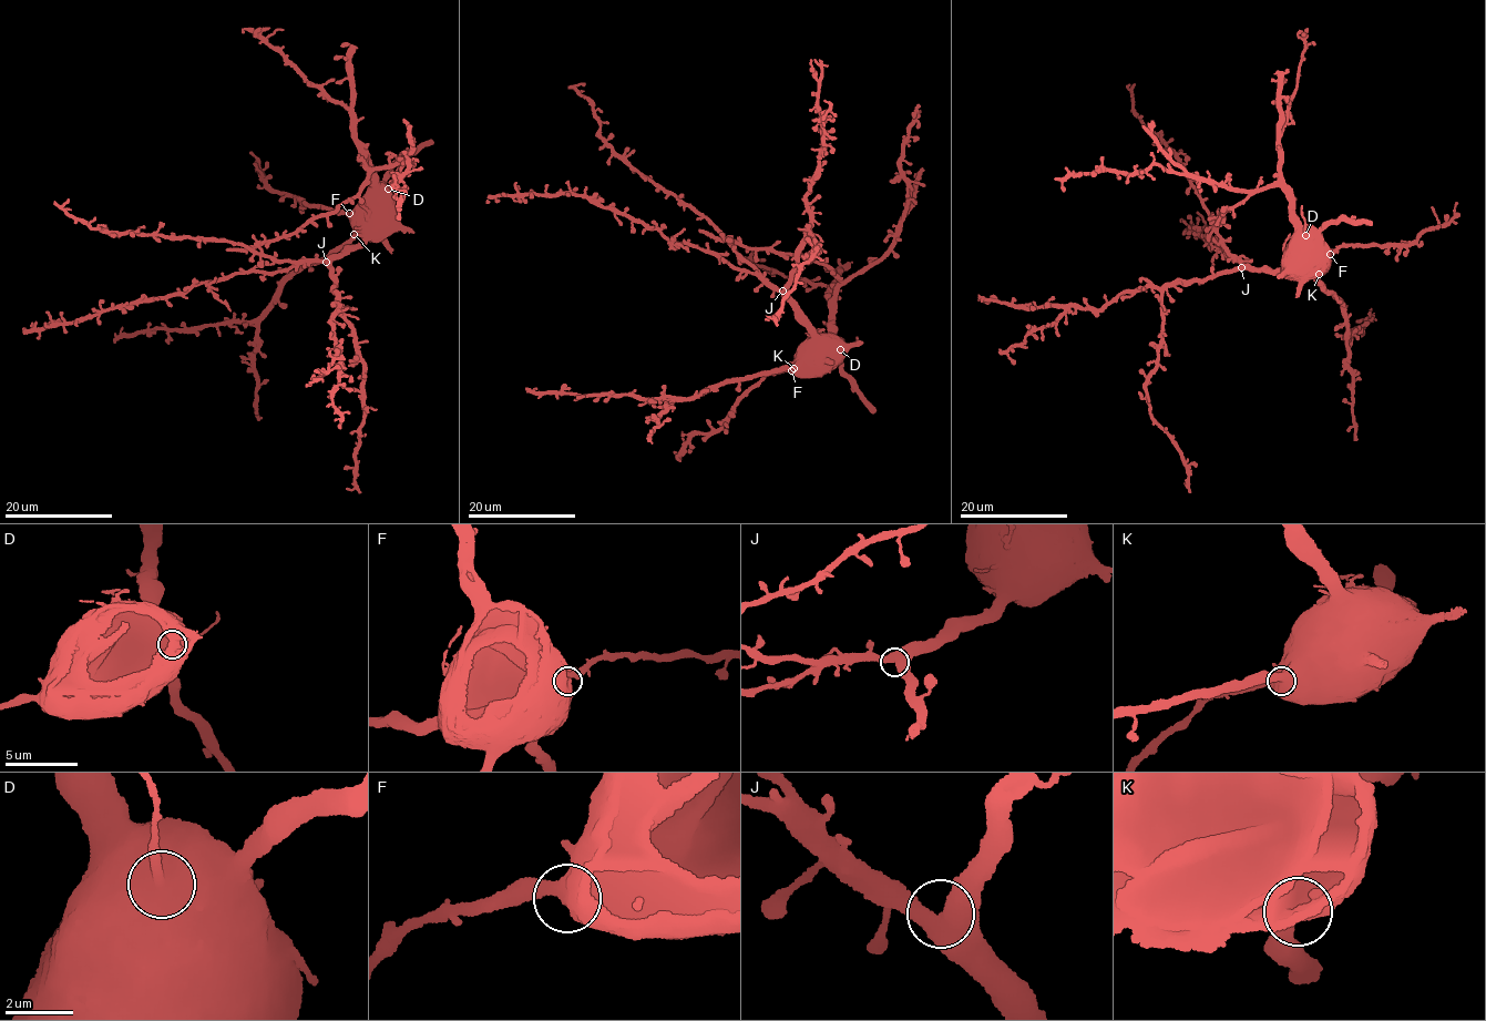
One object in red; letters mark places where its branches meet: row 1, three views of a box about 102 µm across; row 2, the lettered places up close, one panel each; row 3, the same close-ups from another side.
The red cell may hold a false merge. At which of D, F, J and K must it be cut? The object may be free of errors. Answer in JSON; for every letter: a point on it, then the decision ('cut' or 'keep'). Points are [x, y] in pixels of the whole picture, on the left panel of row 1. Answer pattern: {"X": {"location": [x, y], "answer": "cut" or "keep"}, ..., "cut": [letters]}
{"D": {"location": [388, 189], "answer": "cut"}, "F": {"location": [349, 213], "answer": "keep"}, "J": {"location": [326, 262], "answer": "keep"}, "K": {"location": [354, 234], "answer": "keep"}, "cut": ["D"]}

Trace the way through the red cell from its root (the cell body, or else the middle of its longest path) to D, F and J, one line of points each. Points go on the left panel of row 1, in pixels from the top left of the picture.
D: (364, 241), (385, 211), (390, 195), (388, 189)
F: (364, 241), (364, 228), (349, 213)
J: (364, 241), (326, 262)

